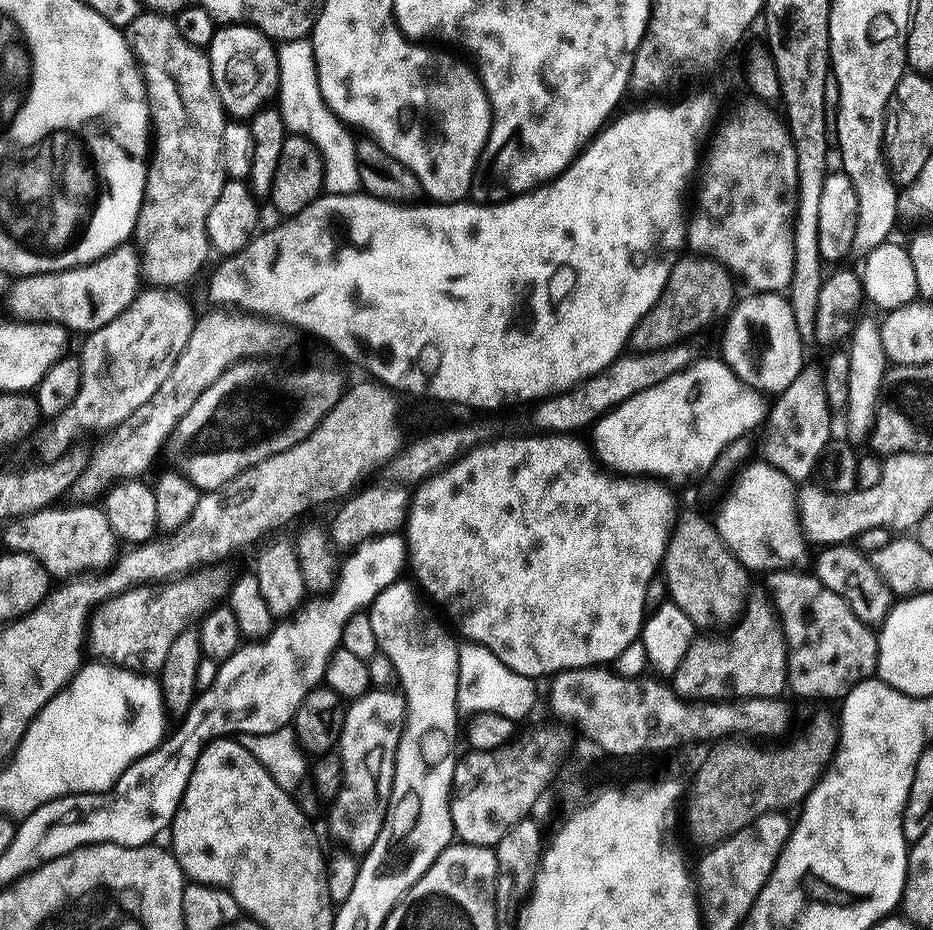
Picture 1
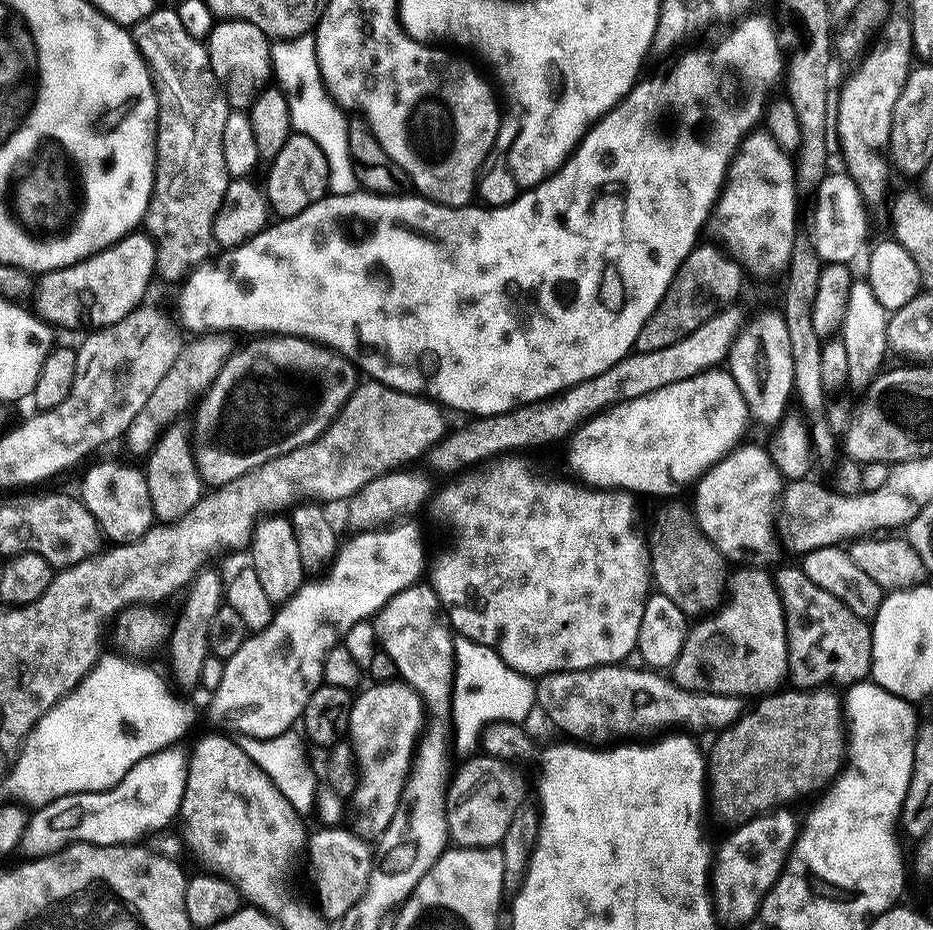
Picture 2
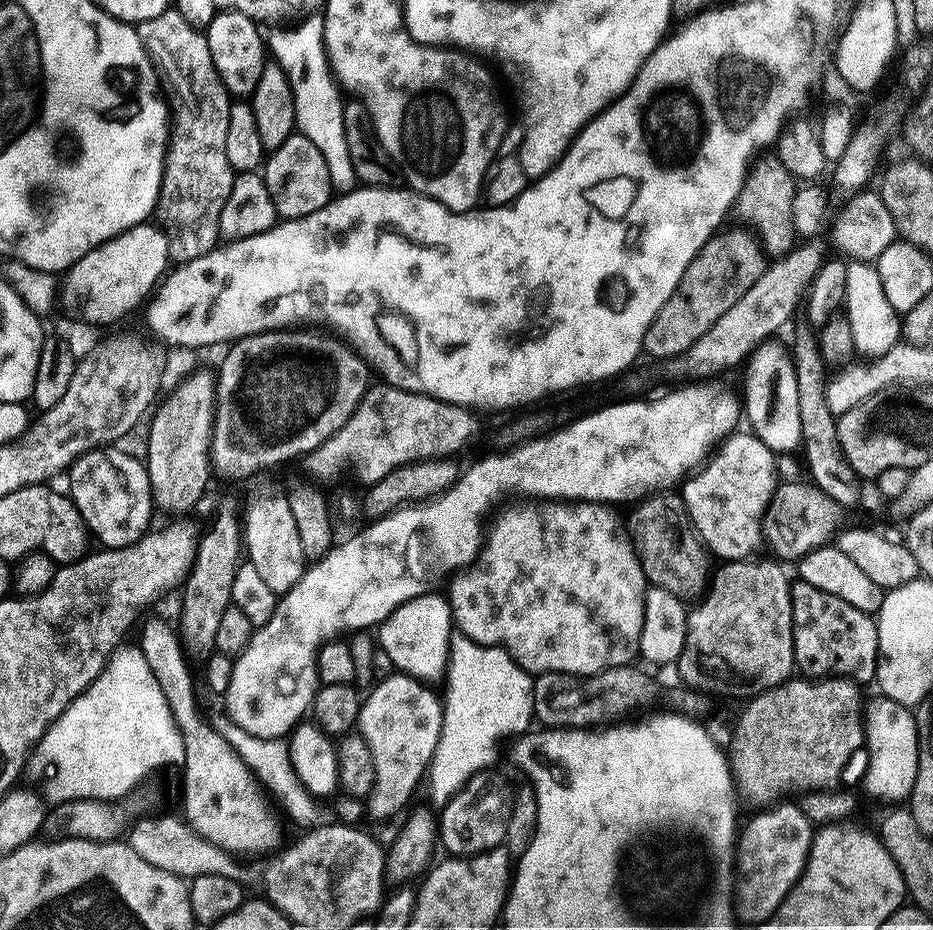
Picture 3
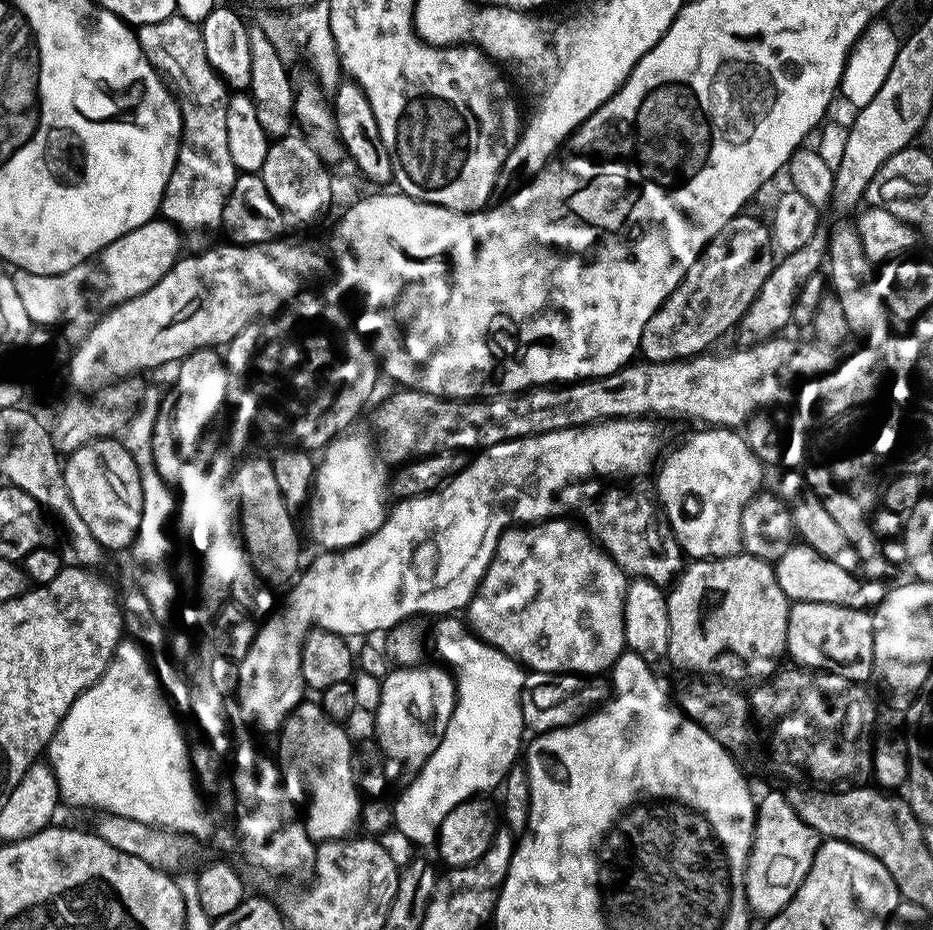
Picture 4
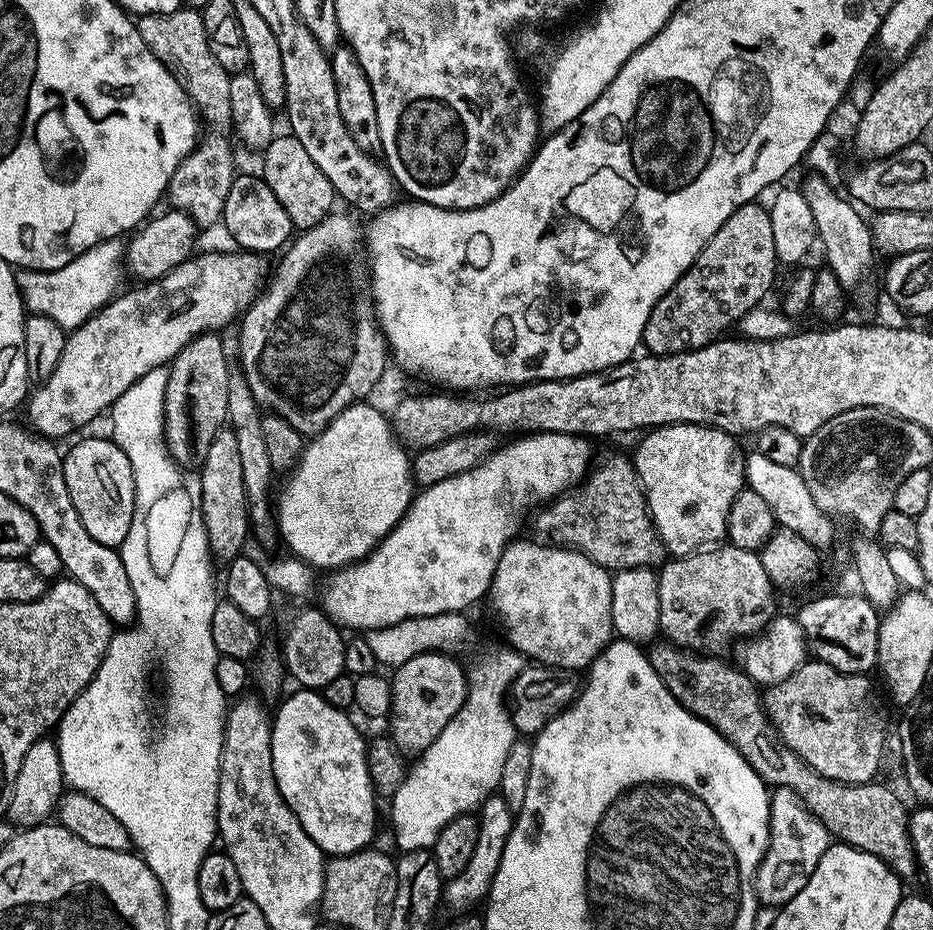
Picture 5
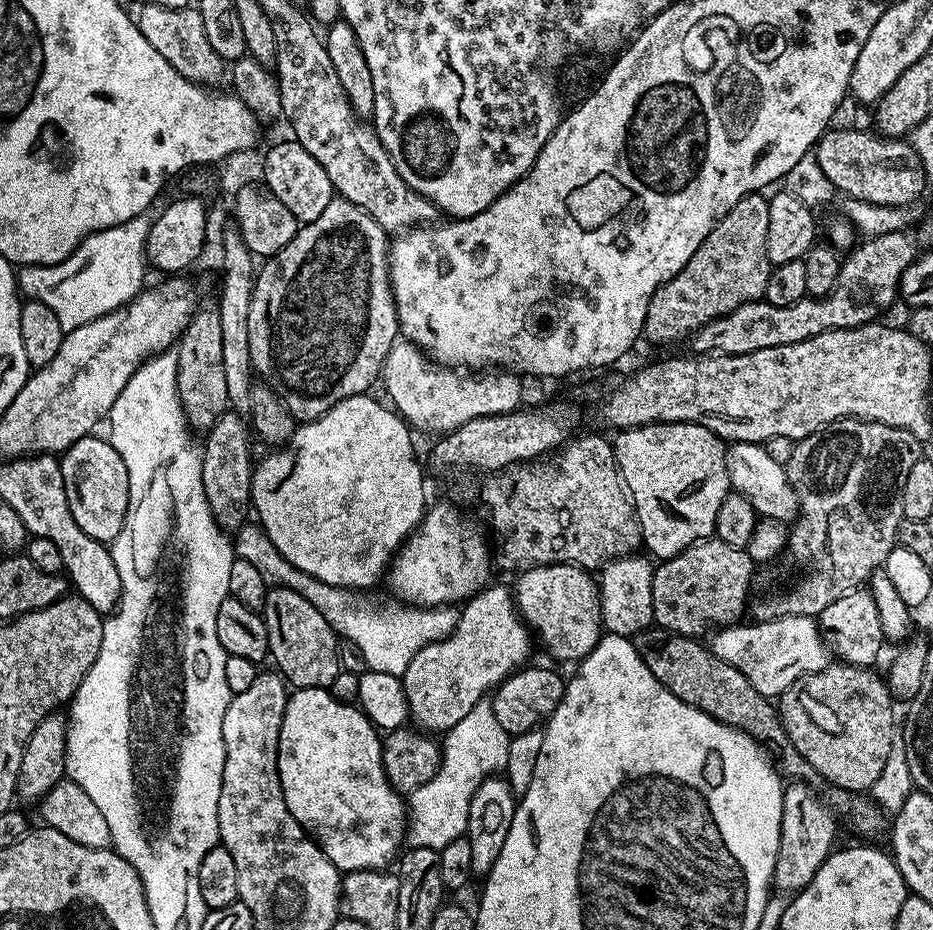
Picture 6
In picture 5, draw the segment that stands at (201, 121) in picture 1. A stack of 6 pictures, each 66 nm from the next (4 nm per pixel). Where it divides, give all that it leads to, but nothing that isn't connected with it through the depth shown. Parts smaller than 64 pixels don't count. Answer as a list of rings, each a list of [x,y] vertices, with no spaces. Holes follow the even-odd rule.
[[[181,6],[178,11],[170,14],[142,16],[136,20],[136,28],[142,34],[142,42],[146,42],[153,54],[176,76],[176,81],[195,108],[197,117],[202,118],[206,125],[206,135],[202,142],[197,143],[196,149],[174,170],[168,183],[166,200],[172,203],[169,205],[175,211],[186,213],[201,229],[208,228],[211,224],[219,225],[226,206],[226,194],[230,194],[234,175],[233,141],[230,139],[234,132],[230,110],[232,76],[222,66],[222,62],[214,58],[210,42],[206,38],[204,17],[197,9]]]

